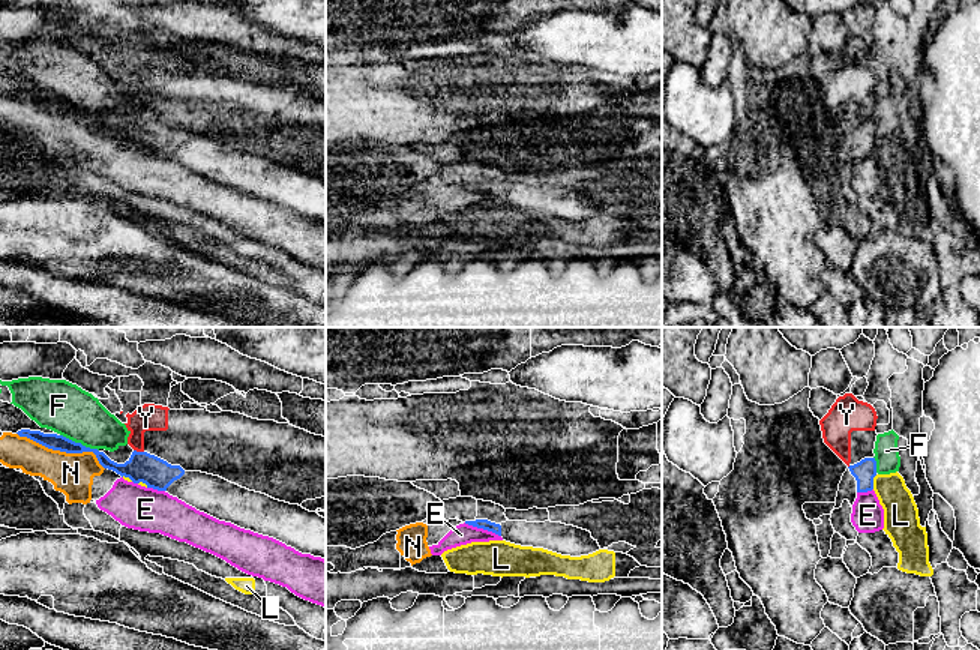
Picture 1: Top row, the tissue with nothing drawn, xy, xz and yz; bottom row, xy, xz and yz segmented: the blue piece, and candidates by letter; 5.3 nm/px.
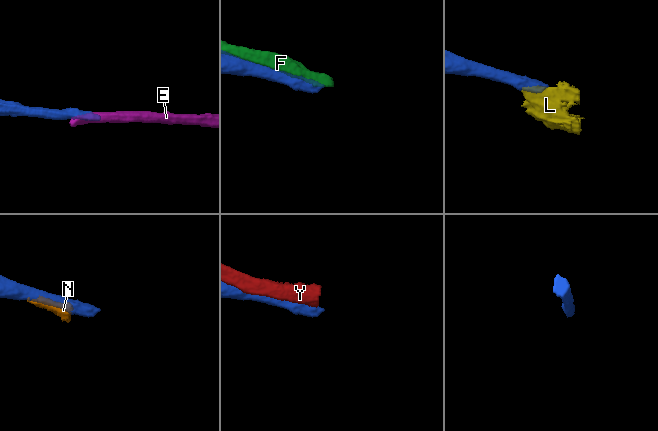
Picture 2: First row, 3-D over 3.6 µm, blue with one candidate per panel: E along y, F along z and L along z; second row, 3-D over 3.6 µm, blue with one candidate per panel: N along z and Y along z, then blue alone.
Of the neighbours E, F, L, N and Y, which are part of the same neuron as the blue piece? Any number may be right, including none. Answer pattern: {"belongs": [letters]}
{"belongs": []}

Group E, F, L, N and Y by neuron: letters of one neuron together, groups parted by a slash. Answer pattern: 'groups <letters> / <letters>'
groups E N / F L / Y

